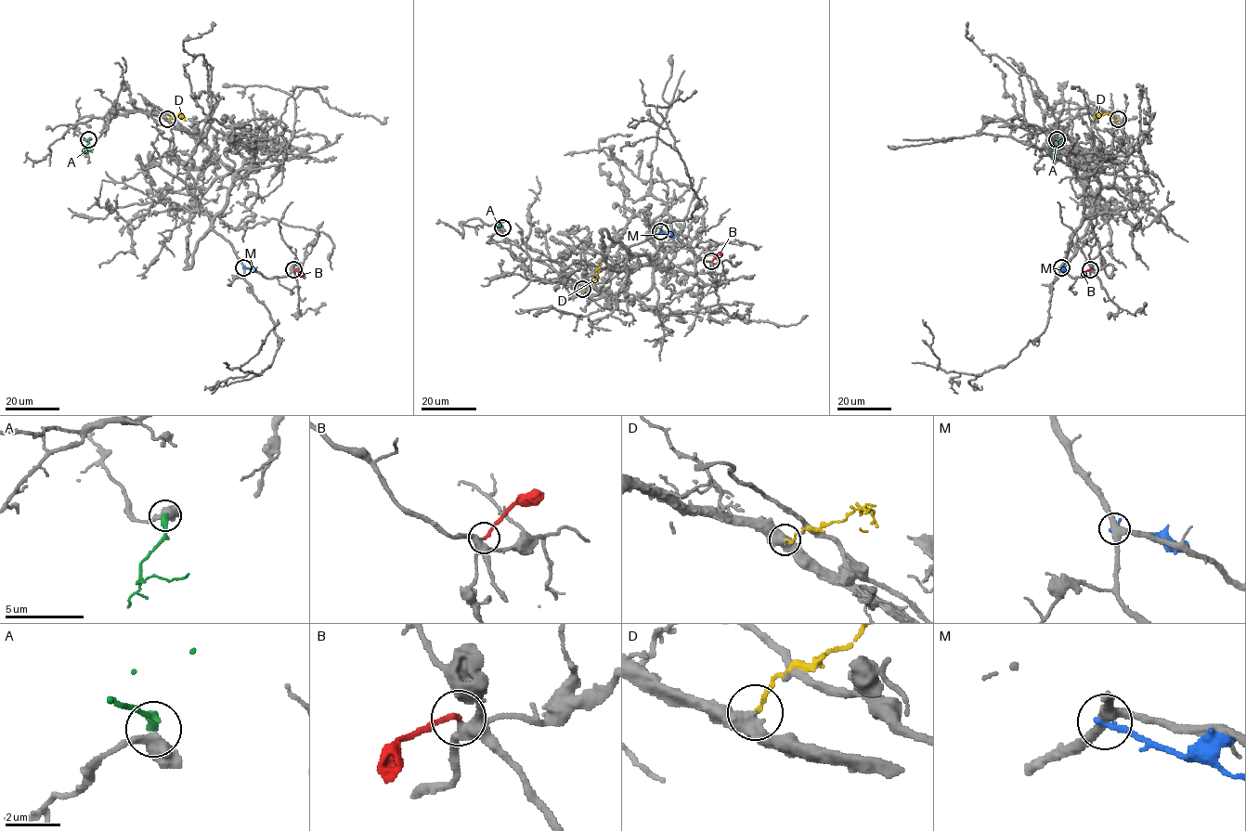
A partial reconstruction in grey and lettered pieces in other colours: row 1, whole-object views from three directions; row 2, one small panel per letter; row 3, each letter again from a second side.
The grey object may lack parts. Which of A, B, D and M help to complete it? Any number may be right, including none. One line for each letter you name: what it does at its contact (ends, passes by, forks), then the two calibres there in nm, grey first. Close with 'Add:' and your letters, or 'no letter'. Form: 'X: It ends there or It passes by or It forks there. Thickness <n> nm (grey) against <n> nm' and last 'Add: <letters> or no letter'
B: It ends there. Thickness 340 nm (grey) against 190 nm
Add: B

